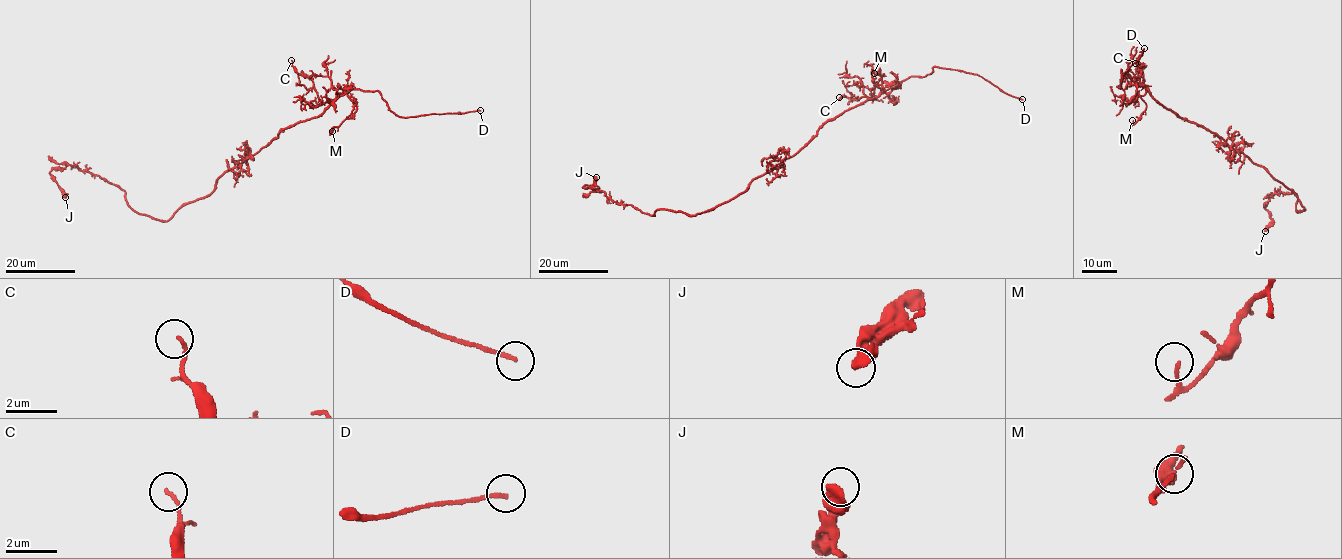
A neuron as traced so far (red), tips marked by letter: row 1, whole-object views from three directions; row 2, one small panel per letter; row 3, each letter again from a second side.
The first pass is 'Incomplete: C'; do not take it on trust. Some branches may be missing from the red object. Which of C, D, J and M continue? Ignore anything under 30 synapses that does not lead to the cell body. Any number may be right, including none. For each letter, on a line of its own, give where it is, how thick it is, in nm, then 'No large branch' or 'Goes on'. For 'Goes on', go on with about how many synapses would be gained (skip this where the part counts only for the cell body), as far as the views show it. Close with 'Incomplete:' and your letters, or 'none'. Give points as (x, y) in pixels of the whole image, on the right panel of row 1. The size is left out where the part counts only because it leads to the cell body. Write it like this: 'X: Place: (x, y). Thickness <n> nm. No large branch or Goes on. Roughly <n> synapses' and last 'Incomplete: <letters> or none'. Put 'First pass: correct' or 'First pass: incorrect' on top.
First pass: incorrect
C: Place: (1135, 63). Thickness 110 nm. No large branch
D: Place: (1144, 48). Thickness 150 nm. Goes on
J: Place: (1265, 231). Thickness 480 nm. No large branch
M: Place: (1132, 120). Thickness 100 nm. No large branch
Incomplete: D

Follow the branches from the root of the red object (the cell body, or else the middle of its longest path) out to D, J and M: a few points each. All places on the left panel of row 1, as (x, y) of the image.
D: (248, 158), (280, 131), (320, 116), (331, 102), (349, 90), (376, 90), (388, 109), (402, 117), (480, 110)
J: (248, 158), (166, 221), (138, 213), (118, 186), (69, 165), (50, 173), (65, 197)
M: (248, 158), (280, 131), (320, 116), (331, 102), (345, 93), (353, 109), (332, 131)

